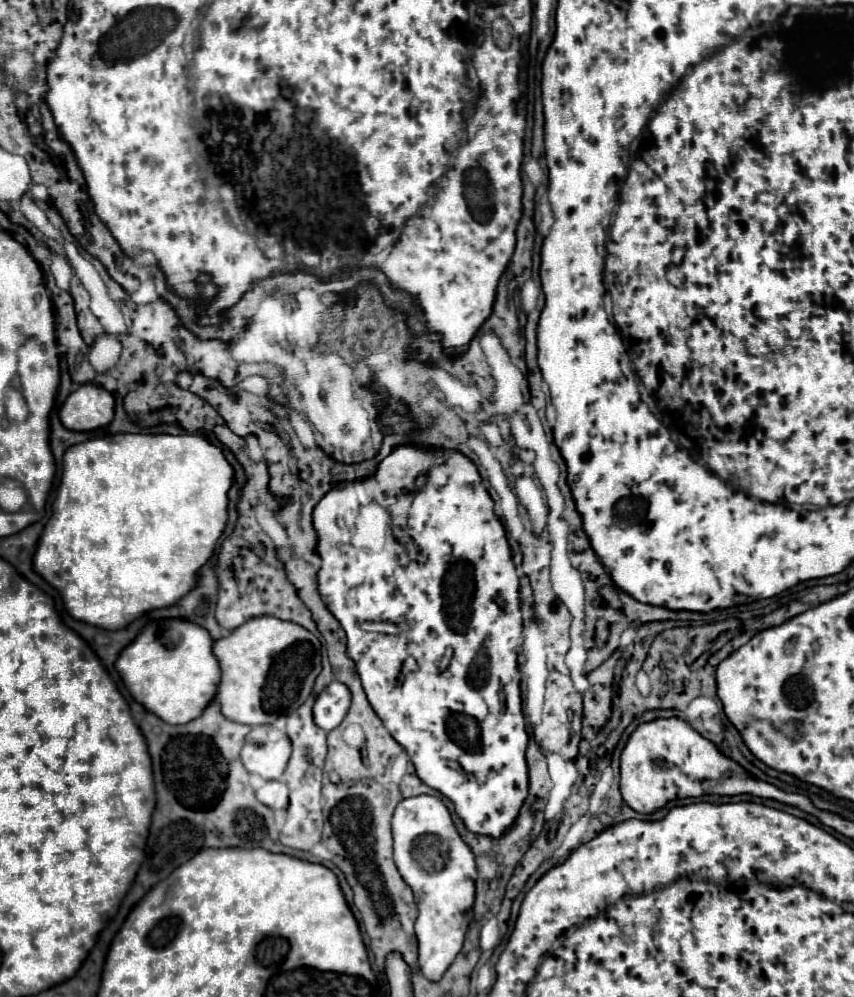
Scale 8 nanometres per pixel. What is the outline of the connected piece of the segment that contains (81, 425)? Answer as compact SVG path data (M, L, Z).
M87 383L67 397L59 419L71 431L93 431L113 421L113 407L115 399L109 391Z

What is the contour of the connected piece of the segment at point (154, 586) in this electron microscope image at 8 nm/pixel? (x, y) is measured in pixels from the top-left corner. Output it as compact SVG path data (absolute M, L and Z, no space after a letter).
M107 435L99 439L89 439L85 443L73 445L63 455L63 475L61 485L57 491L57 497L53 501L53 515L45 525L45 531L41 535L33 569L45 577L53 587L63 591L67 611L73 619L85 621L89 625L101 627L101 629L123 629L131 617L137 619L139 615L157 609L157 607L169 607L177 599L181 599L185 593L189 593L197 581L197 571L207 559L213 555L215 543L221 537L225 523L227 523L227 491L233 483L233 469L223 457L221 449L209 443L203 435Z

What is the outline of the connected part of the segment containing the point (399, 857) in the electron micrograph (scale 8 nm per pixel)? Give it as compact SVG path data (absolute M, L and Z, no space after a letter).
M431 795L411 797L397 805L393 813L393 841L395 865L403 881L413 889L415 903L419 907L415 923L419 969L429 981L439 981L461 951L471 923L469 911L475 901L477 879L475 855L457 833L443 801Z

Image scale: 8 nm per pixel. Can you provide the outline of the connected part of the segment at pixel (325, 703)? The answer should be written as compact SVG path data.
M331 681L315 699L313 721L317 723L317 727L331 731L343 721L349 703L351 703L349 689L339 681Z

